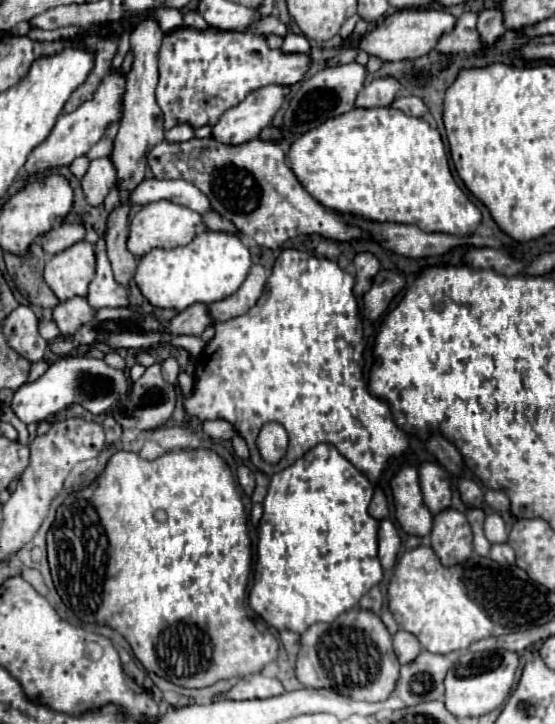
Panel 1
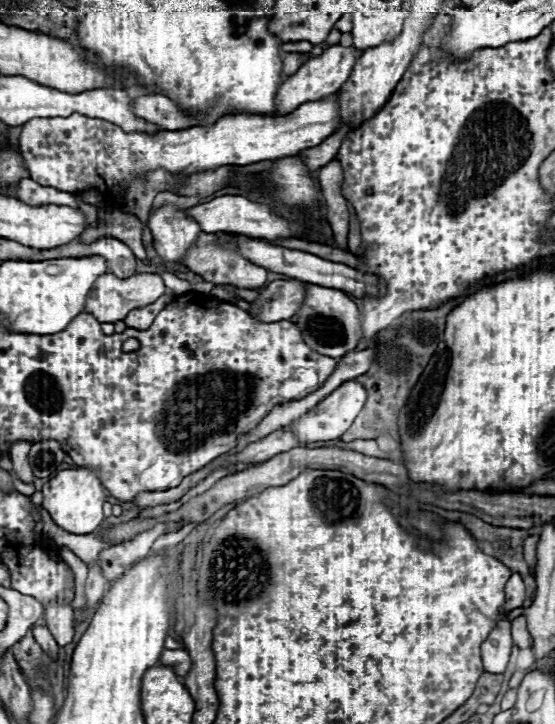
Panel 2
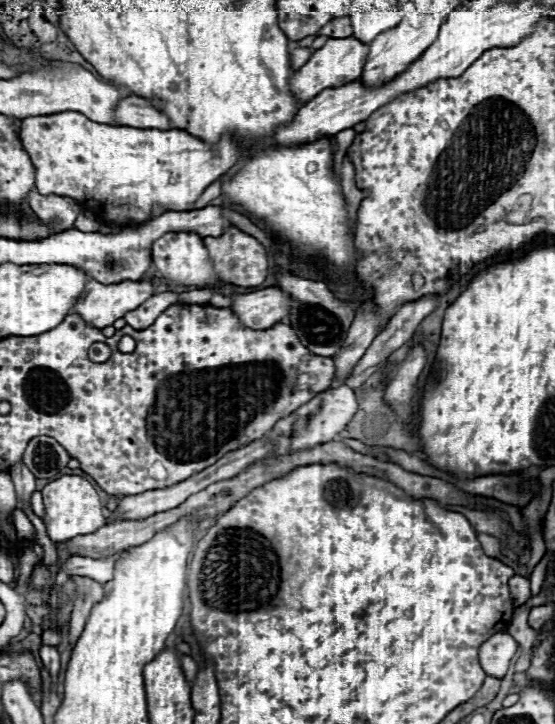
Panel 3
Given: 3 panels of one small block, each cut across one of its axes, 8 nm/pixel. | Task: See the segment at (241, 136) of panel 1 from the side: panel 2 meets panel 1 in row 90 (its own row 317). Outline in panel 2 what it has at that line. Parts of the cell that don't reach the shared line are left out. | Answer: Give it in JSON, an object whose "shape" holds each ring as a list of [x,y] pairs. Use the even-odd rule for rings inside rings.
{"shape":[[[294,278],[274,280],[258,294],[254,302],[250,302],[248,312],[264,324],[288,320],[300,308],[302,296],[304,296],[304,282],[298,282]]]}

